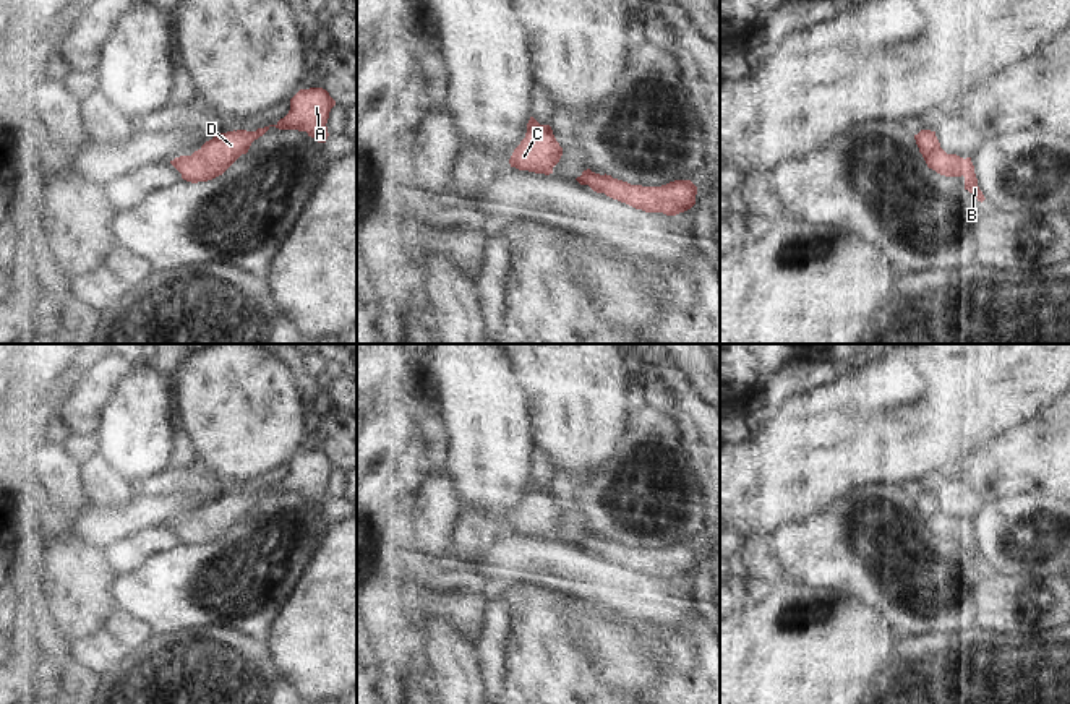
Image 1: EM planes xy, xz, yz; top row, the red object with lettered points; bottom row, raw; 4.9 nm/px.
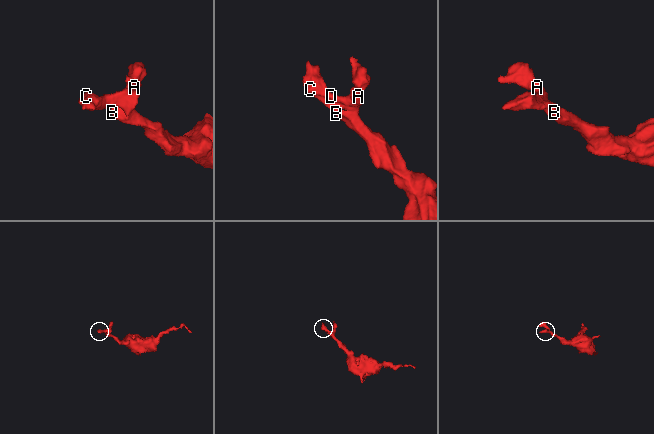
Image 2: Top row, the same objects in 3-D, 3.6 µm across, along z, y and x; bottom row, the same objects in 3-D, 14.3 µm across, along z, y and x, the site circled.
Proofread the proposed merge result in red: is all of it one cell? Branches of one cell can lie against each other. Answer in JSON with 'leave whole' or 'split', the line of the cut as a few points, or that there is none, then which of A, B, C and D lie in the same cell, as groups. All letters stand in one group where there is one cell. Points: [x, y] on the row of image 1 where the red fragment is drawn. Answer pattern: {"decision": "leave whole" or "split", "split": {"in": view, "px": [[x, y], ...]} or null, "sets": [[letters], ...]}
{"decision": "leave whole", "split": null, "sets": [["A", "B", "C", "D"]]}

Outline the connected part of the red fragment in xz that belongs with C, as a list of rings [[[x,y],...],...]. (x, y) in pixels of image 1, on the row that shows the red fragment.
[[[530,117],[525,138],[514,149],[509,164],[519,170],[550,175],[561,156],[563,148],[556,141],[551,127],[540,125]]]

